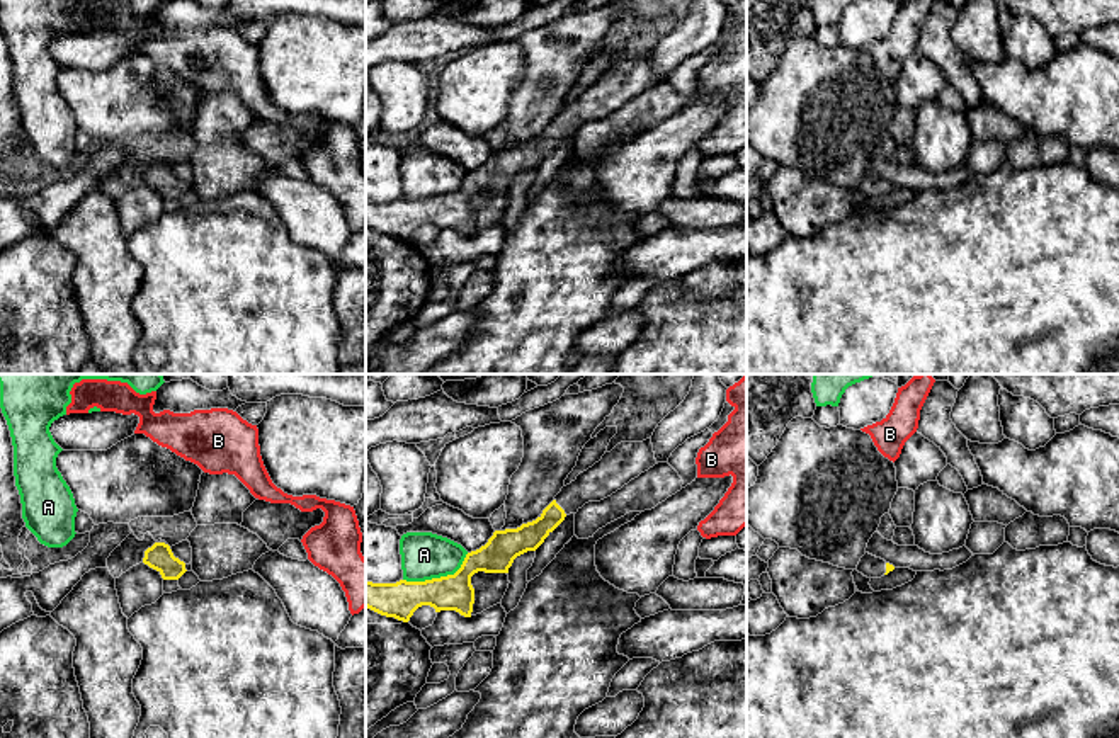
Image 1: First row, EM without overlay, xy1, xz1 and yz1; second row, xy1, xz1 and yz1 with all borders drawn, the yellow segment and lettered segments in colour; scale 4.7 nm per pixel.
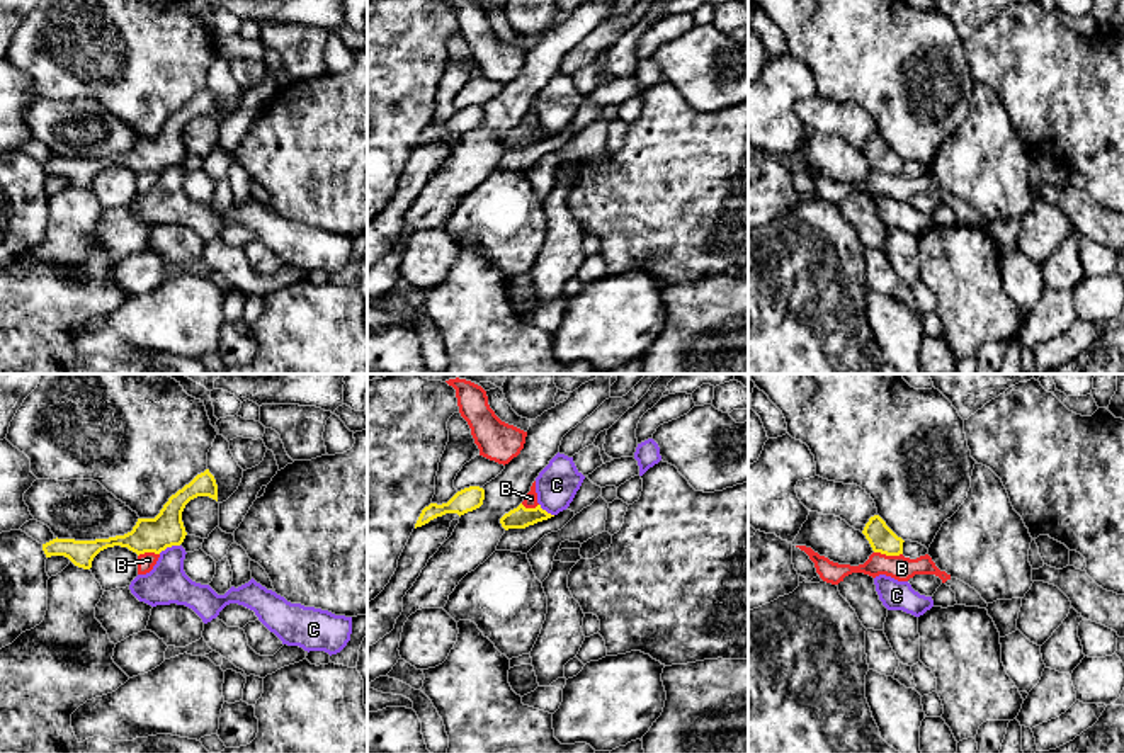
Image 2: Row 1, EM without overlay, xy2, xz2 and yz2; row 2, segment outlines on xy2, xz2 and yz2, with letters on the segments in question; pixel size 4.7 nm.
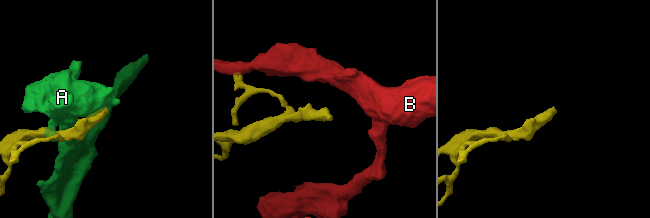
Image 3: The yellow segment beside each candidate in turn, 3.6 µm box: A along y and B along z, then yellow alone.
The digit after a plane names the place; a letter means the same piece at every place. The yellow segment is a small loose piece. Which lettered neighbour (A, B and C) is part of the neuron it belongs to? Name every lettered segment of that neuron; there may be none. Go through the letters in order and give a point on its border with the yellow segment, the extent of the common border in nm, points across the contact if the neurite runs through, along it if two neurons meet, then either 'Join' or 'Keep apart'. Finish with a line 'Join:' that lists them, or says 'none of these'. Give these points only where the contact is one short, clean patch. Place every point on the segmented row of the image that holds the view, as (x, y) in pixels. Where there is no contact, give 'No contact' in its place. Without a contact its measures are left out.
A: Touches yellow at xz1 (437, 579). Shared border 340 nm. Keep apart
B: Touches yellow at yz2 (888, 554). Shared border 140 nm. Boundary: yz2 (874, 551), (902, 554). Keep apart
C: Touches yellow at xy2 (169, 546). Shared border 110 nm. Keep apart
Join: none of these

